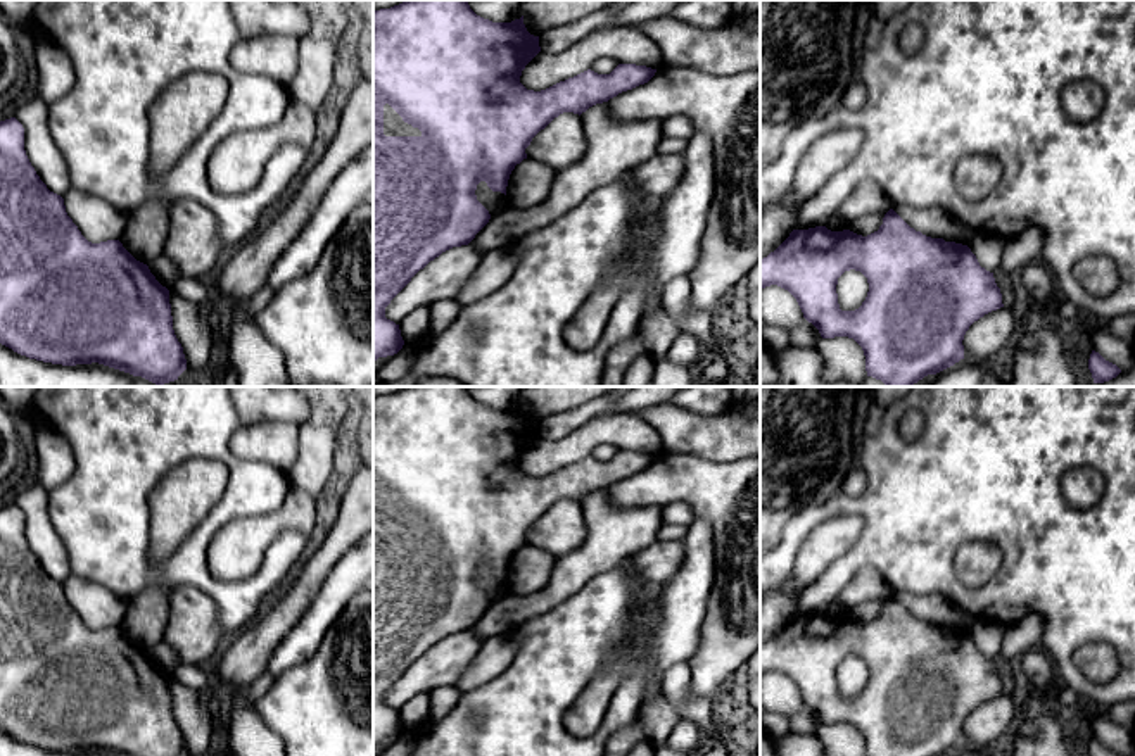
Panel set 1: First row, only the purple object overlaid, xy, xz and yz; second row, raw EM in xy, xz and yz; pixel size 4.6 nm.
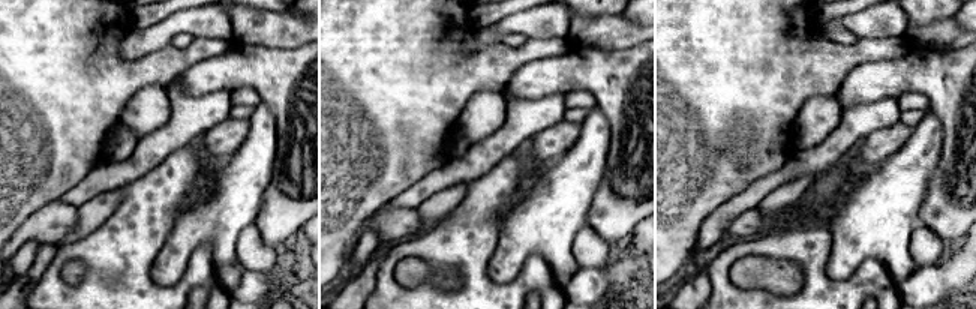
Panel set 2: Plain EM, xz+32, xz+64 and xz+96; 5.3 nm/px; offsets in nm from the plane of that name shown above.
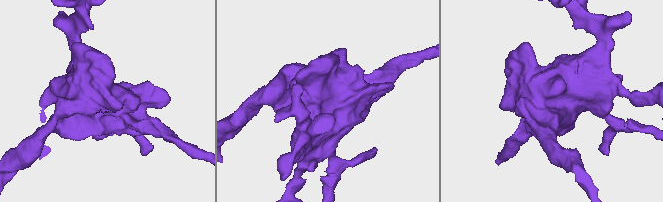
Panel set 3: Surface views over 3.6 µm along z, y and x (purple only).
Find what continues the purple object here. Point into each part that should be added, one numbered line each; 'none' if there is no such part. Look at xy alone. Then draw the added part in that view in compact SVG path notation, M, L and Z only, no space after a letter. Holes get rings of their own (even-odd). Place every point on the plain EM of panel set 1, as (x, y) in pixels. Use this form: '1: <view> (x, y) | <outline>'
1: xy (147, 615) | M150 585L128 602L119 628L136 647L149 652L164 639L169 609L171 590Z

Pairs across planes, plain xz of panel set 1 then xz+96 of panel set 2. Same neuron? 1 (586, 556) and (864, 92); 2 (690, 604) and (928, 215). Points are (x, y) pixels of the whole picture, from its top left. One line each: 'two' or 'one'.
1: two
2: two

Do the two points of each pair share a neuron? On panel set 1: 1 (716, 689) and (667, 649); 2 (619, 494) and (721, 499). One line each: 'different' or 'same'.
1: different
2: same

